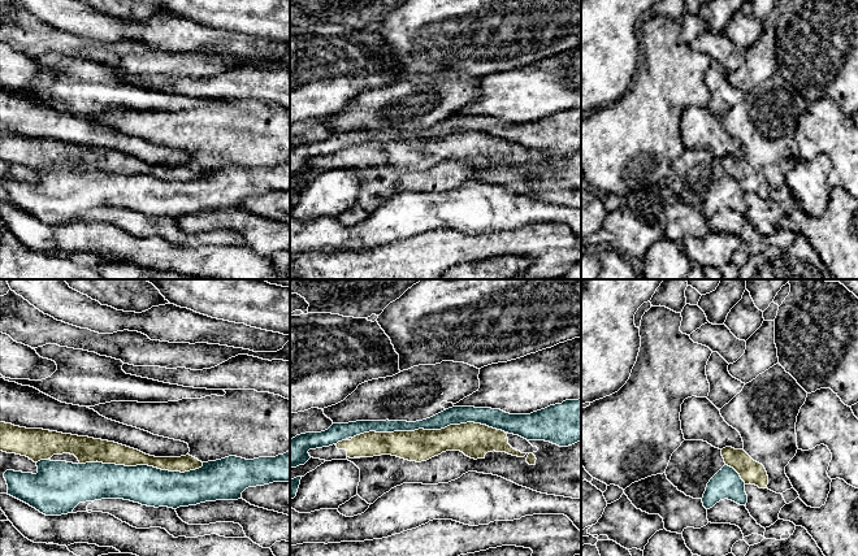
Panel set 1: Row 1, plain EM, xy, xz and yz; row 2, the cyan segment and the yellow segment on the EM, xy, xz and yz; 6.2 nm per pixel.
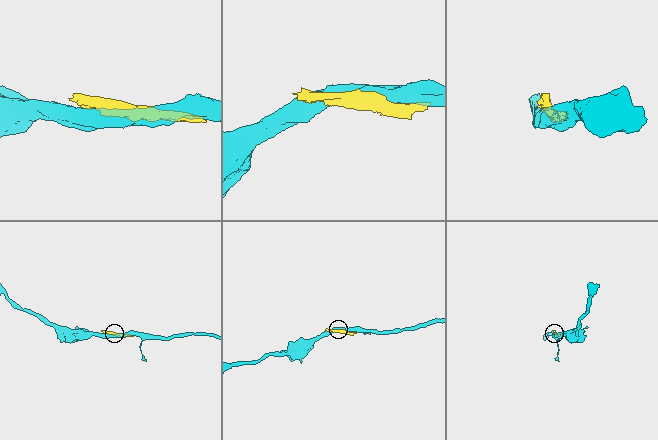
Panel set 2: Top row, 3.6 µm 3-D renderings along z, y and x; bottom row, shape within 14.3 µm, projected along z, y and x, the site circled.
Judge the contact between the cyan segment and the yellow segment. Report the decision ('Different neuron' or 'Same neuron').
Different neuron

